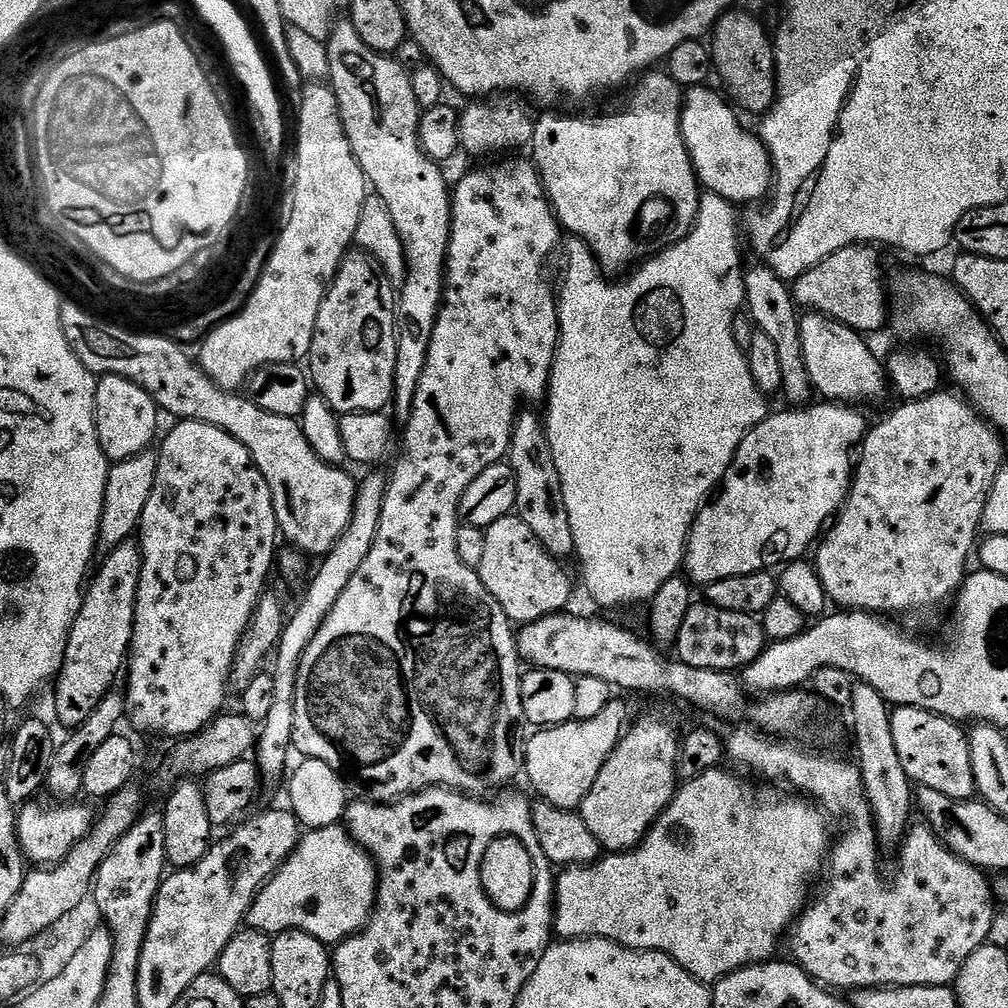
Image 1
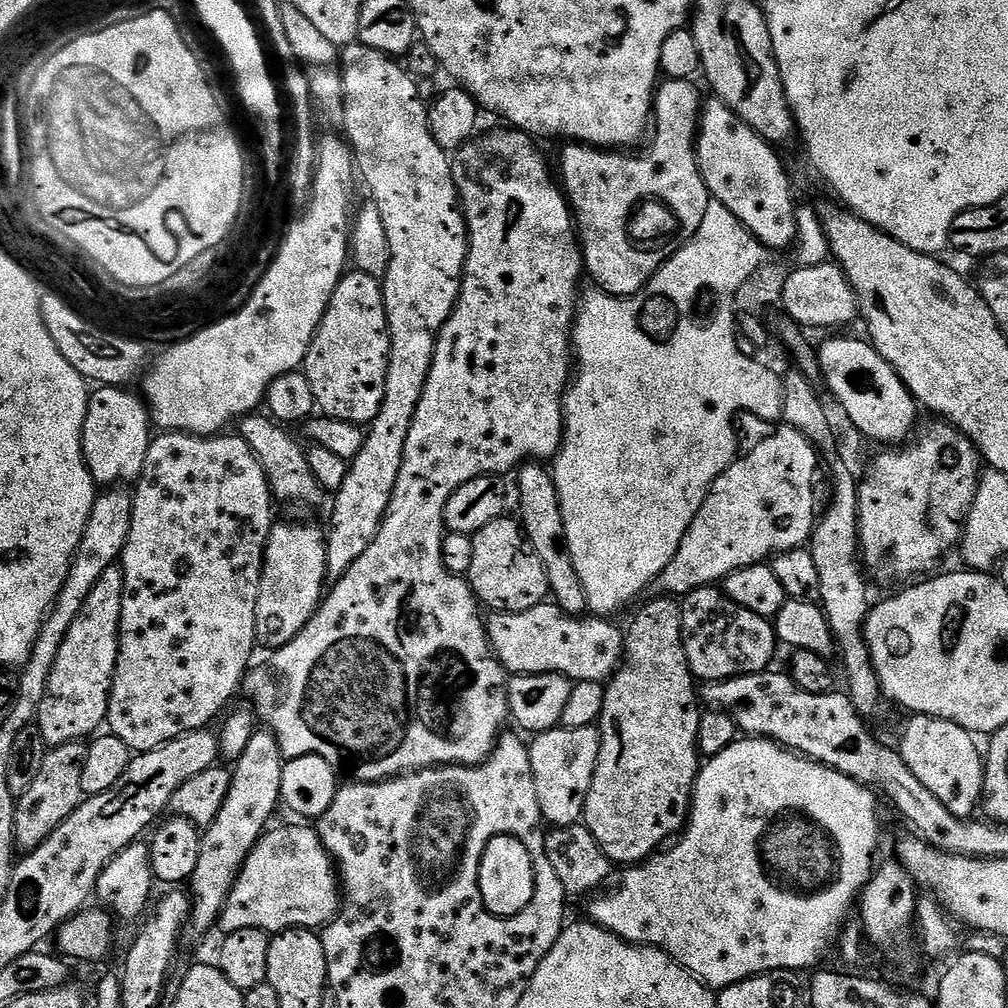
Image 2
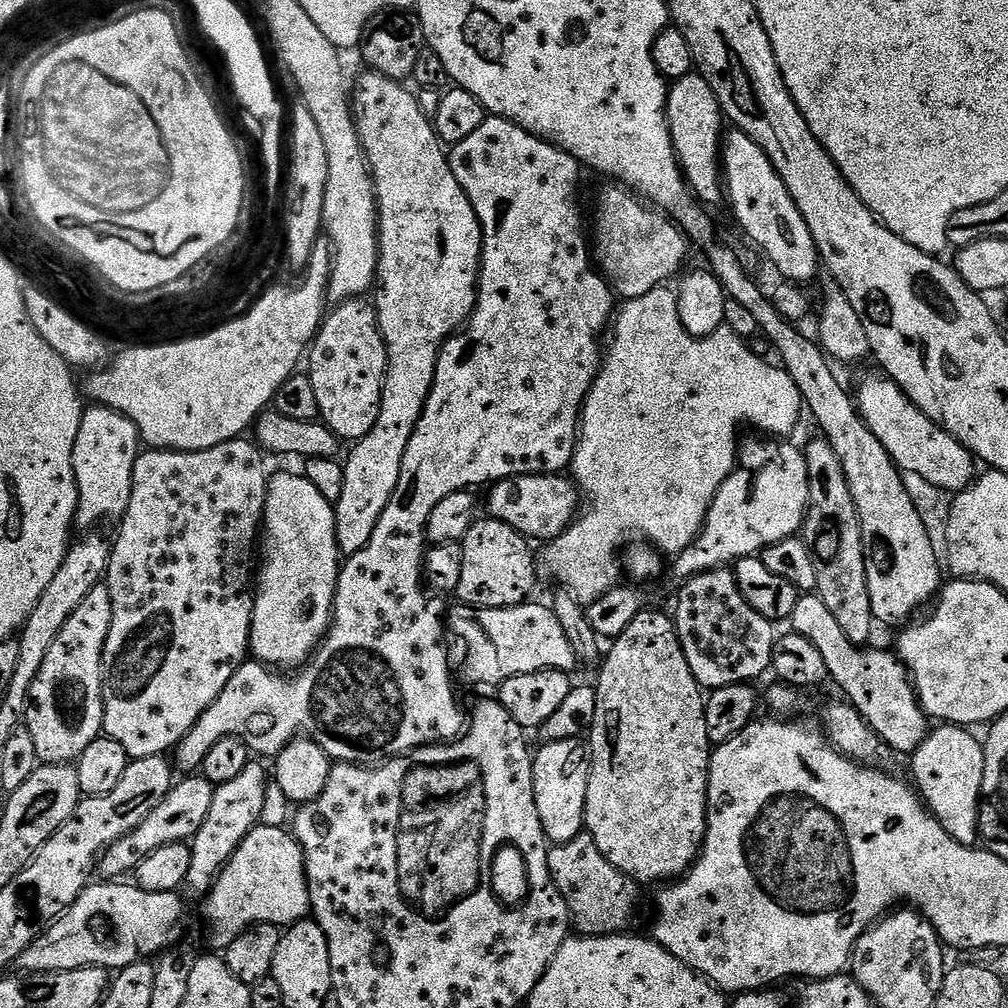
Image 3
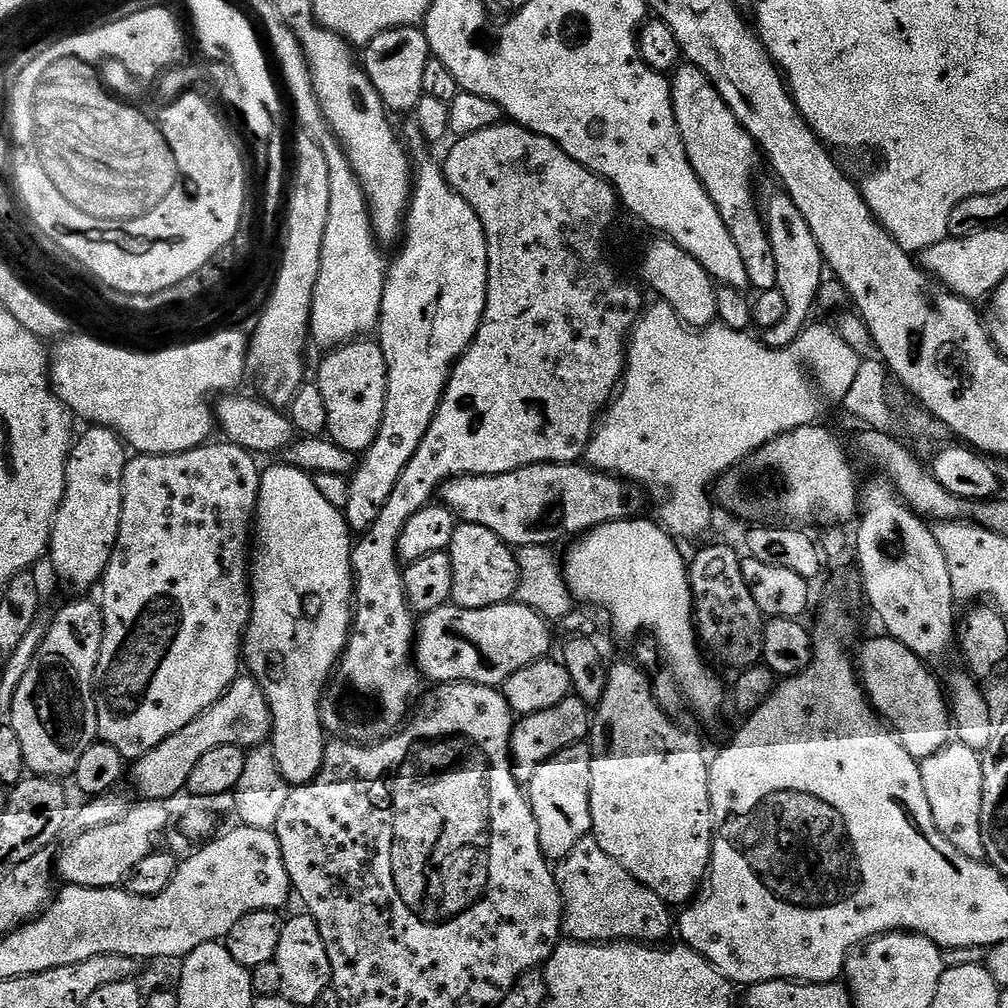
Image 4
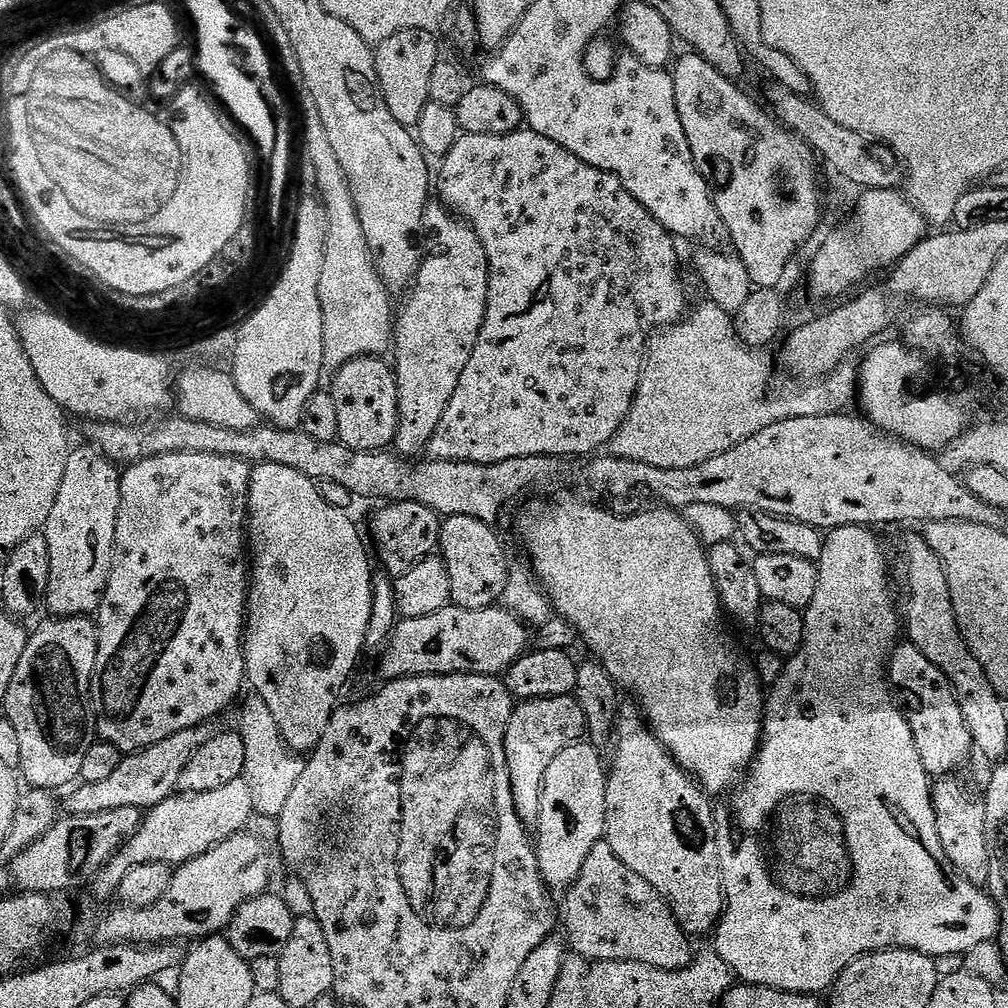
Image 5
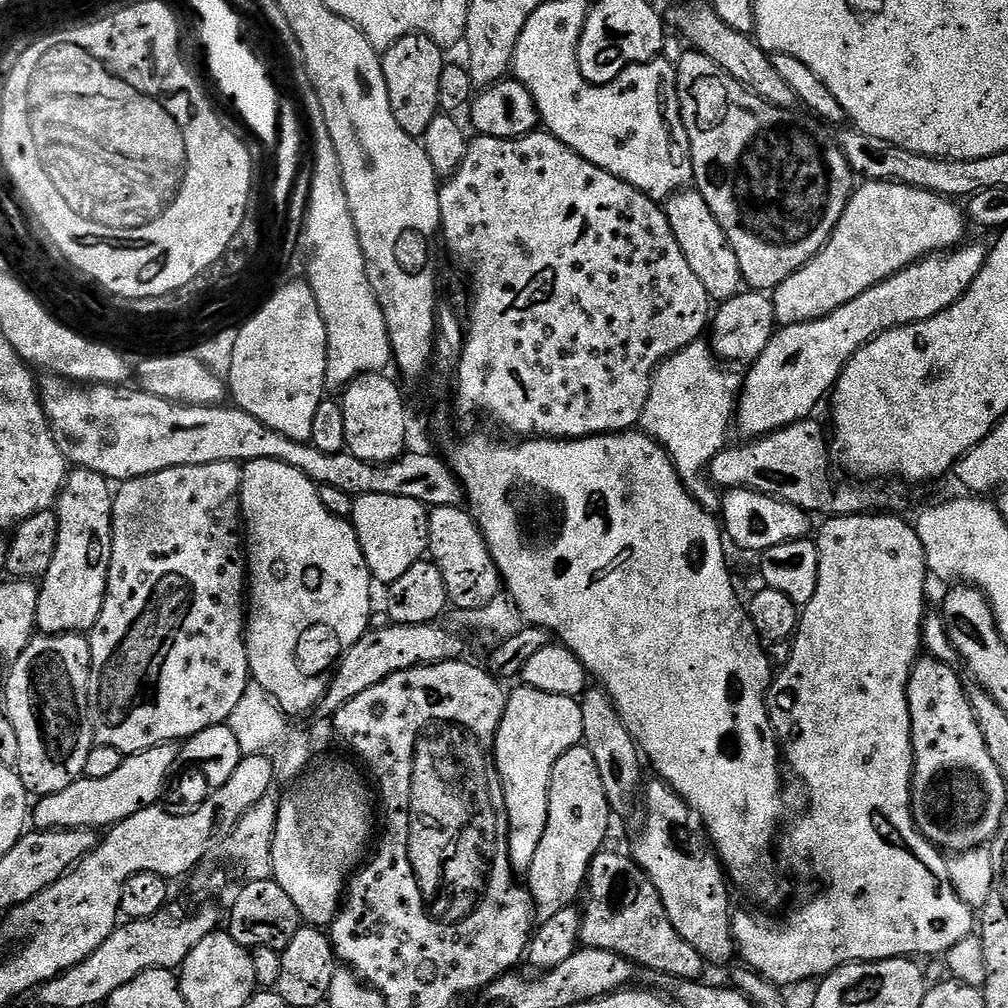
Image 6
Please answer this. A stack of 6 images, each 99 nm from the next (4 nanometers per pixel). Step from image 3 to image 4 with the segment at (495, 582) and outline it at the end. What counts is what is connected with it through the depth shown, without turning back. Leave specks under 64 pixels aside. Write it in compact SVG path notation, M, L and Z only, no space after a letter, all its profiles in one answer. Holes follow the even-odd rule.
M457 523L454 538L447 550L450 562L454 566L454 590L451 603L460 608L489 608L499 604L507 604L515 597L520 581L520 571L516 561L516 552L494 530L486 530L486 526Z

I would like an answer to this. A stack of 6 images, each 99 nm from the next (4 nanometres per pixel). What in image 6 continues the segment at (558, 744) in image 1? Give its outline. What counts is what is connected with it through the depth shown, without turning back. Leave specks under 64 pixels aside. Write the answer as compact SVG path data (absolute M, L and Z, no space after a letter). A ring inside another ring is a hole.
M583 746L566 750L566 754L558 758L552 771L546 834L542 834L542 842L538 842L534 862L530 862L530 870L526 874L526 887L532 896L532 906L537 921L543 922L554 918L554 914L562 914L562 910L573 907L581 899L588 879L588 867L592 865L592 859L605 847L604 839L608 836L608 827L611 826L612 820L614 821L614 813L608 805L606 790L602 790L598 762L594 762L590 750Z

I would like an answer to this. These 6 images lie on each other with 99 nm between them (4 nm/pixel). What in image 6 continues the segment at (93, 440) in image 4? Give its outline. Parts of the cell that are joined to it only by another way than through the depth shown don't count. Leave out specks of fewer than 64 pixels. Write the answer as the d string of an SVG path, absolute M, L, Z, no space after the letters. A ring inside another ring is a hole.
M73 467L64 481L54 505L58 518L58 546L54 550L54 562L50 562L50 570L46 570L38 588L40 597L36 627L45 636L61 636L67 632L91 633L92 627L98 622L98 614L102 614L112 549L113 495L114 488L110 481L102 474L94 474L94 470Z

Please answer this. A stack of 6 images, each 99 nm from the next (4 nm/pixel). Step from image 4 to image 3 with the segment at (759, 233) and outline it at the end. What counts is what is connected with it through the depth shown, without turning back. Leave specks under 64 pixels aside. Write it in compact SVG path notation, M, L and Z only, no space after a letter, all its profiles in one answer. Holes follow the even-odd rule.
M689 74L675 81L668 89L668 129L676 157L680 159L680 168L693 196L705 206L722 200L722 137L725 135L726 117L720 110L720 103L714 90L704 80L703 75Z

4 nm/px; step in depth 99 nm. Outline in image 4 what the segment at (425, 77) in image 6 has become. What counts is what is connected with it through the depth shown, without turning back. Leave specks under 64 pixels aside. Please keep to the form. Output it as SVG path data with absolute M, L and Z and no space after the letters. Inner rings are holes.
M409 26L386 30L363 45L362 52L364 73L370 78L374 90L378 90L389 113L415 113L419 100L425 95L422 78L425 77L426 64L428 60L433 59L423 27Z

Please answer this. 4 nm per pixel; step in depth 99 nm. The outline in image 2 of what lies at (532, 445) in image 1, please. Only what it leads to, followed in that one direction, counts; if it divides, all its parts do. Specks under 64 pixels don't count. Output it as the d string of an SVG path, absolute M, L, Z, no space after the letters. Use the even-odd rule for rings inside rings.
M528 462L515 473L515 476L514 492L515 495L516 492L520 495L518 519L534 554L538 554L538 562L542 562L546 570L551 599L568 616L583 617L588 612L586 590L582 590L582 582L578 582L578 570L574 570L574 562L568 553L566 526L562 518L560 499L556 483L552 480L552 473L543 463Z

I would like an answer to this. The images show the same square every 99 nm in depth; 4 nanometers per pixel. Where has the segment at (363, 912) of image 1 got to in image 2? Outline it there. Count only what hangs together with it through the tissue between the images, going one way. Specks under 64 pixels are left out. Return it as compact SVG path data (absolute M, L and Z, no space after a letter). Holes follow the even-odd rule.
M300 824L275 828L265 831L252 847L252 853L244 859L244 867L220 914L221 933L247 928L260 928L269 934L288 928L320 930L340 913L342 889L338 873L320 840L319 831Z

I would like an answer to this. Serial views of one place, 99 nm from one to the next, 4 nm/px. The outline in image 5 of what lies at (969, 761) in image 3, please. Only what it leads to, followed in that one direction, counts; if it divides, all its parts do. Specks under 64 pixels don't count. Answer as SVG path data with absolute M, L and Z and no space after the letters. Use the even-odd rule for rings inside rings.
M940 778L932 784L932 808L936 812L938 838L942 838L942 850L956 871L977 886L987 885L990 878L990 854L986 854L986 822L984 802L956 778Z

